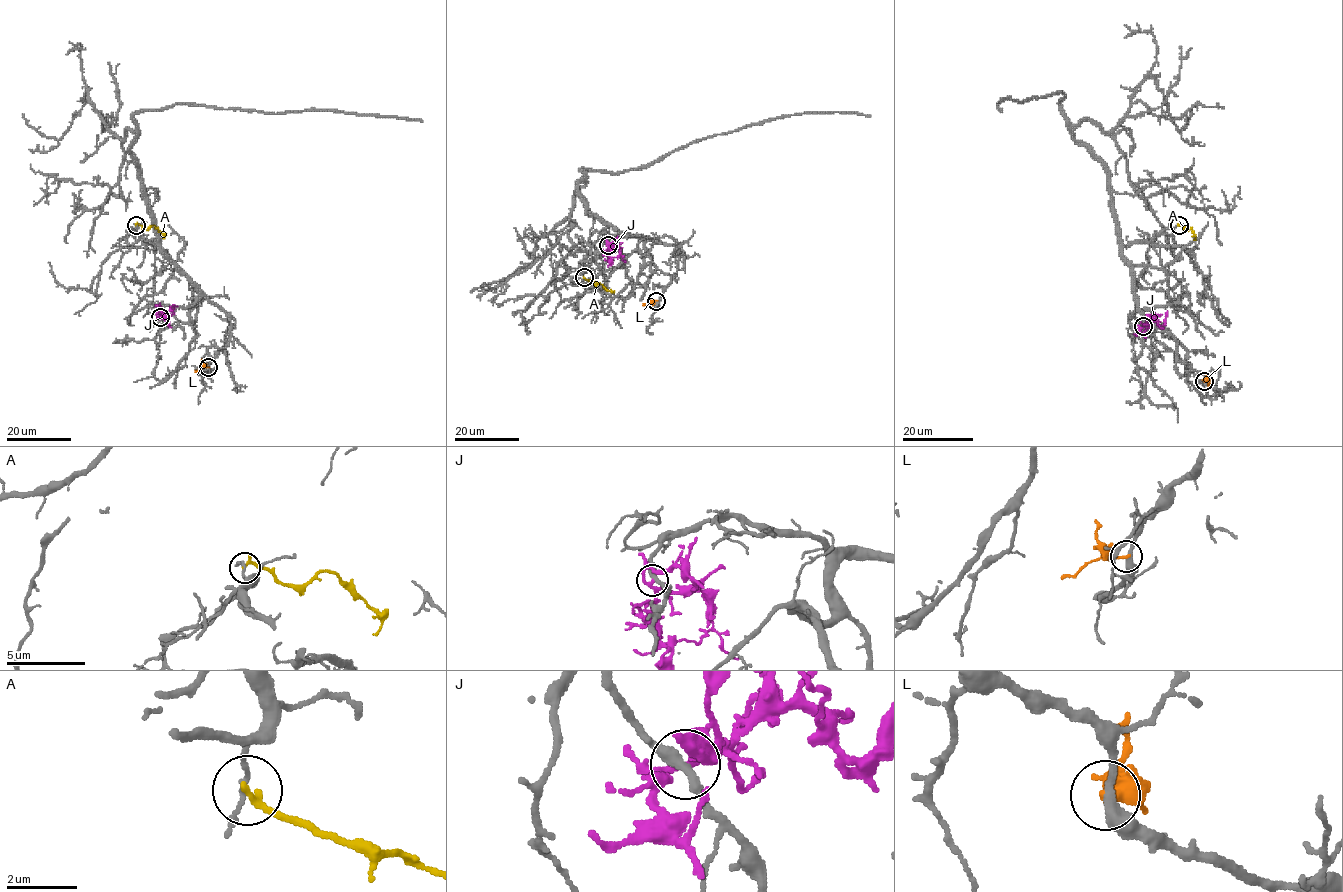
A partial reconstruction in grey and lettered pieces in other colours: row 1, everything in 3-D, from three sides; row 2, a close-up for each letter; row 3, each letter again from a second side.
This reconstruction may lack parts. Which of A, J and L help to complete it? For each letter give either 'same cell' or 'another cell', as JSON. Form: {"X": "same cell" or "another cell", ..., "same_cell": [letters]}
{"A": "another cell", "J": "another cell", "L": "another cell", "same_cell": []}

